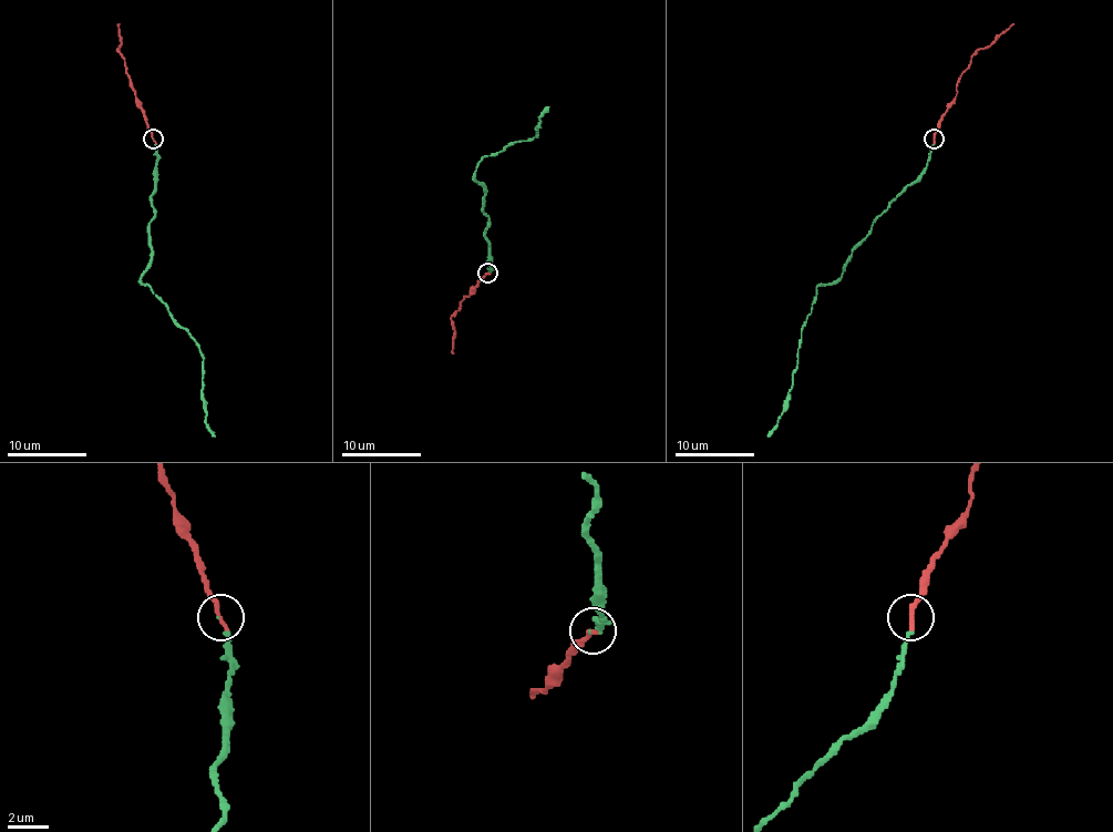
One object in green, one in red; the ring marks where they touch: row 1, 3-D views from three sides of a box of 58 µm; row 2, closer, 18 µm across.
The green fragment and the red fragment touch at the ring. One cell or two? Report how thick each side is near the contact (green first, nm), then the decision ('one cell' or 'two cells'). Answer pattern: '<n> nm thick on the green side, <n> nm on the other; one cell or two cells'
110 nm thick on the green side, 320 nm on the other; one cell

